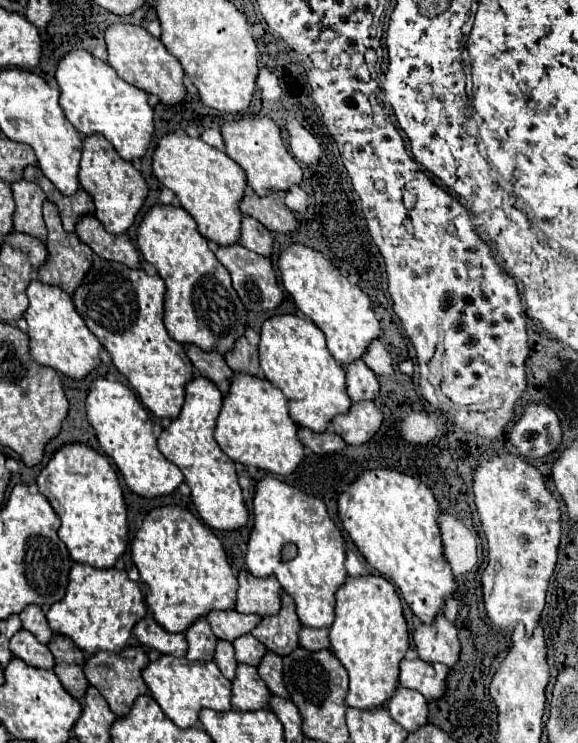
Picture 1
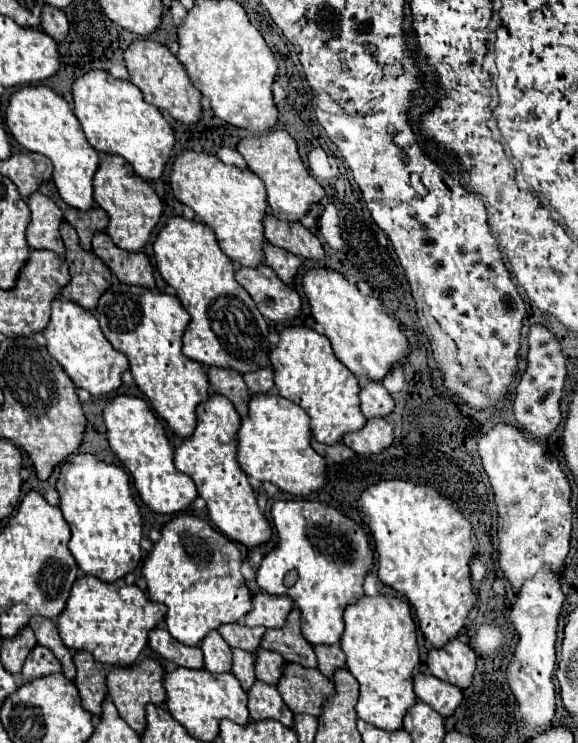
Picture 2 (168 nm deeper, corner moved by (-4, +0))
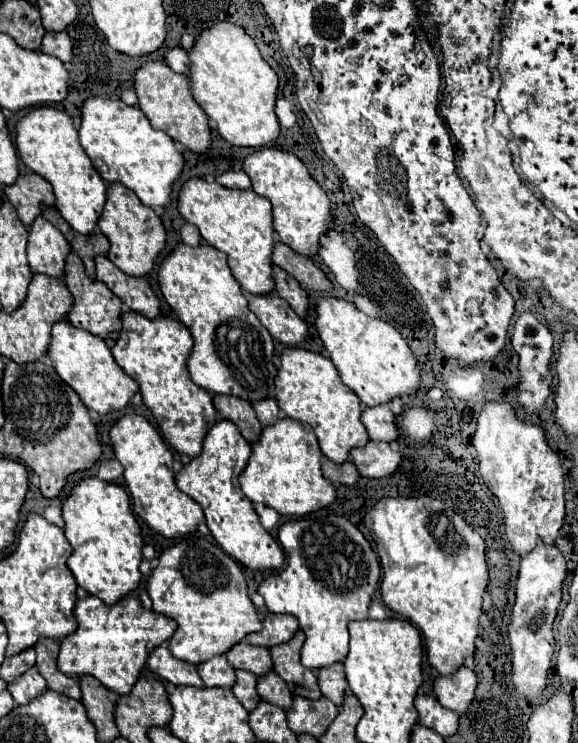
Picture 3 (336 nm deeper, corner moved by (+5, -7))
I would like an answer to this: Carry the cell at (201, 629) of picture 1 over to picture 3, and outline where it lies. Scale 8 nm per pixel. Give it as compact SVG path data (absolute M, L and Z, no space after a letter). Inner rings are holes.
M223 655L201 663L197 669L205 687L229 687L231 689L237 681L235 669L225 661Z

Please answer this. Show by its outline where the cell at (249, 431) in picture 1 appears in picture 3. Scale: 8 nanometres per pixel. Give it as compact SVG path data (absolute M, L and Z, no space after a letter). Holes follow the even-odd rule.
M279 419L275 425L263 427L261 439L257 443L253 443L251 449L253 449L253 455L251 455L245 471L241 473L239 483L241 483L243 493L253 503L263 503L287 519L303 519L303 517L311 515L313 511L319 511L335 501L335 497L337 497L335 487L321 473L323 453L319 449L317 437L313 435L313 429L307 423L293 421L293 419Z

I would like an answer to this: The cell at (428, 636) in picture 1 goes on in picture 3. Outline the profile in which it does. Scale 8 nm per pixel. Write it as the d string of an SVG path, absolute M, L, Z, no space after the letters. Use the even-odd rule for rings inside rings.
M461 667L451 677L437 677L435 681L435 697L439 703L459 715L463 715L475 699L477 677L469 667Z

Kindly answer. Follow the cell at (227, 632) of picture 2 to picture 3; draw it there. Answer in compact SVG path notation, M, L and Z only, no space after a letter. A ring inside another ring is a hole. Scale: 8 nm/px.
M247 643L235 645L231 651L227 651L225 657L227 657L227 661L231 663L233 669L251 671L257 677L269 673L271 667L273 667L269 649L265 649L265 647L253 647L253 645L247 645Z

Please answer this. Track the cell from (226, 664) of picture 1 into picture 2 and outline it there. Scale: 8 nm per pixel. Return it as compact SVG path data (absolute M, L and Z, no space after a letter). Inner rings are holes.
M232 648L232 674L240 680L242 690L250 690L254 684L254 656L246 654L244 650L234 650Z

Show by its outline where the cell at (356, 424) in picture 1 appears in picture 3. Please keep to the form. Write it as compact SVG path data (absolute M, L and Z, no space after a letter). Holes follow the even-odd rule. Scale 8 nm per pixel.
M369 441L361 449L351 451L351 461L357 465L363 477L381 479L395 473L401 463L401 455L389 447L389 443Z

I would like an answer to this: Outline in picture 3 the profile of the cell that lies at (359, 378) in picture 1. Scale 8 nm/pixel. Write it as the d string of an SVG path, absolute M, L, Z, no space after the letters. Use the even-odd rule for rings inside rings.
M377 405L377 407L367 407L363 411L363 423L369 431L369 437L373 441L397 441L399 439L399 429L395 423L395 415L389 409L389 405Z

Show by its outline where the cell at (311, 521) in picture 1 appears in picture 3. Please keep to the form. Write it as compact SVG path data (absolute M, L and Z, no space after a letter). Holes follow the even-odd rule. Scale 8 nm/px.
M327 515L325 523L319 521L319 519L293 519L293 521L287 521L287 523L281 525L281 529L279 529L279 543L281 543L281 547L283 547L283 551L285 551L285 567L283 567L281 571L277 571L277 573L271 573L271 575L261 583L261 587L259 587L259 593L265 597L267 609L269 609L271 613L289 613L289 615L295 615L295 617L297 617L299 627L301 627L301 631L305 633L305 645L303 645L303 649L301 649L301 663L303 663L305 667L309 667L311 671L319 671L319 669L329 667L329 665L333 665L333 663L341 663L341 661L347 657L347 653L349 653L349 631L347 631L347 625L349 625L351 621L357 621L357 619L359 619L359 621L361 621L361 619L369 619L369 605L371 605L375 593L379 591L379 583L381 583L381 563L379 563L375 551L371 549L369 541L363 537L363 533L361 533L351 521L347 521L345 517L337 517L337 515Z

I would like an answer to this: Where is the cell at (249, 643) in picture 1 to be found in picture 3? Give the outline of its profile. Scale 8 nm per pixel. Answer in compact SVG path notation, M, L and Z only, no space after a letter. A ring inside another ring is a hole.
M269 671L267 675L259 677L259 685L257 685L257 691L261 695L263 701L271 703L271 705L279 705L281 709L287 711L289 705L293 705L293 695L291 691L287 689L285 681L275 673L275 671Z

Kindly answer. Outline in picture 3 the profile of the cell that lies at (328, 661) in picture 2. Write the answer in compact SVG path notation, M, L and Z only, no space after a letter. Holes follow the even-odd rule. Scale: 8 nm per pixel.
M335 663L331 667L319 669L317 677L319 677L321 693L339 707L341 701L343 701L343 697L345 697L345 693L347 693L347 679L345 679L343 665Z

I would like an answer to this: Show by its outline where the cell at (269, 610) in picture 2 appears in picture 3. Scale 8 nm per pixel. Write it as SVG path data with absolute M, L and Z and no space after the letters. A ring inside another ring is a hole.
M269 613L263 621L263 631L251 633L243 641L249 643L249 645L271 649L275 645L281 645L281 643L293 639L297 629L299 629L299 625L297 625L297 619L293 615L273 615L273 613Z

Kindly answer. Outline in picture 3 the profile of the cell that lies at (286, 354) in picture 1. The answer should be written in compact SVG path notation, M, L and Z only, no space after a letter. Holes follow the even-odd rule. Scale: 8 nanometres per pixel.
M285 349L281 355L281 371L275 381L275 397L287 417L313 427L323 455L335 463L345 463L351 449L369 443L367 429L361 423L363 407L359 397L343 385L337 367L319 353Z

